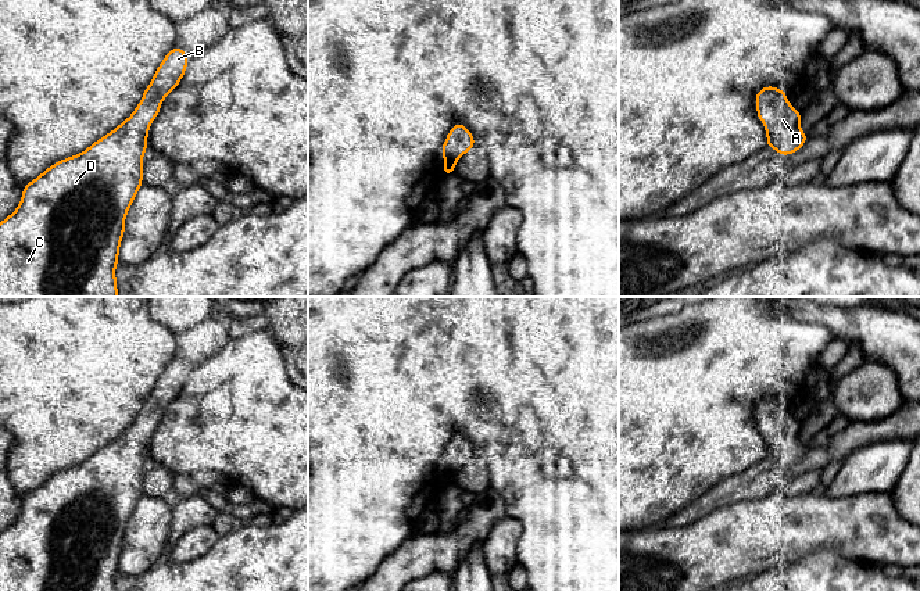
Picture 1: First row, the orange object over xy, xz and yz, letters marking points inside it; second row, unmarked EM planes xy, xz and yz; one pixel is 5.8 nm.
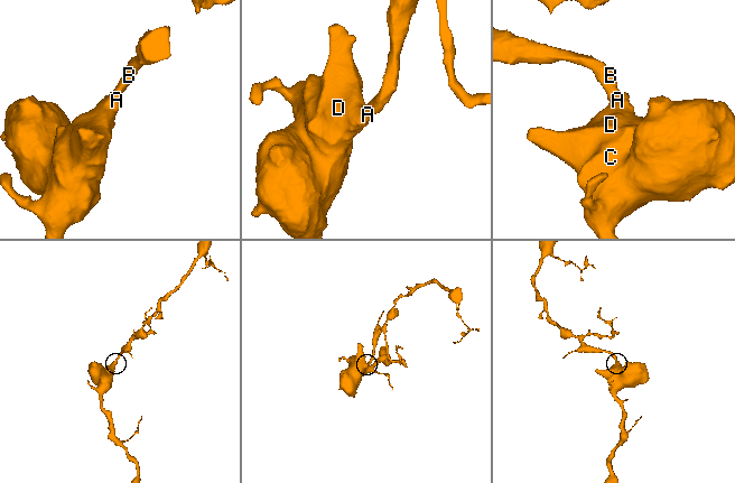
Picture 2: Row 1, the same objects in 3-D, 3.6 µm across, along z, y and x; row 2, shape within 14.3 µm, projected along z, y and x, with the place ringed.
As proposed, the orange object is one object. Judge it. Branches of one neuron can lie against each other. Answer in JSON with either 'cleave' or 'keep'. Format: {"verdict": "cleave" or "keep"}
{"verdict": "keep"}

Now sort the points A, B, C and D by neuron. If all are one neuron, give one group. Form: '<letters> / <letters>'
A B C D

